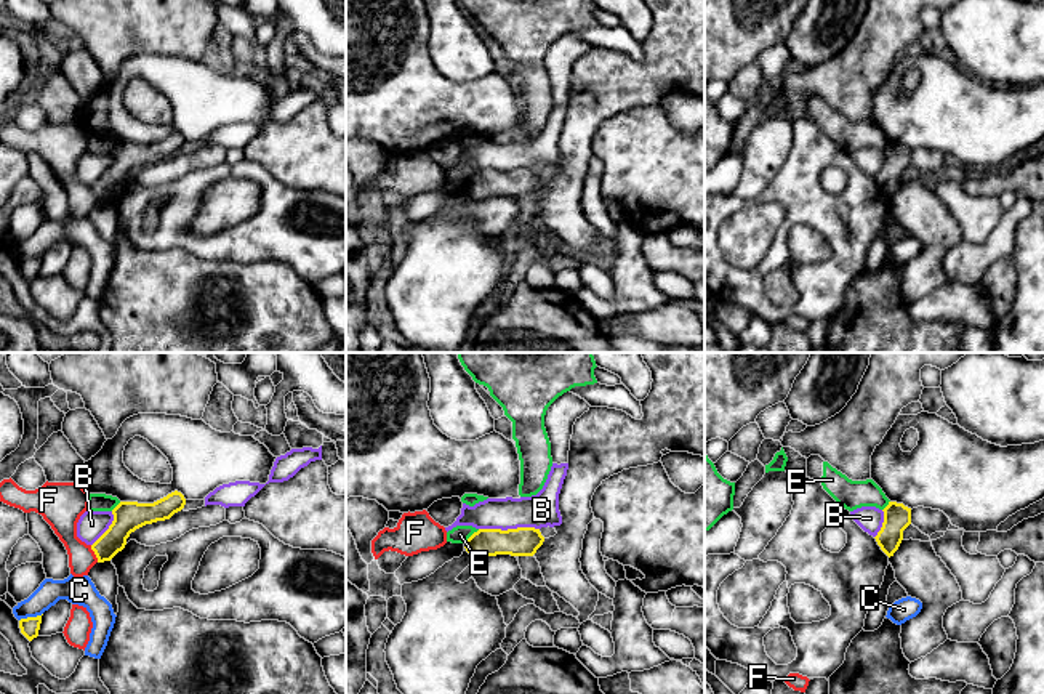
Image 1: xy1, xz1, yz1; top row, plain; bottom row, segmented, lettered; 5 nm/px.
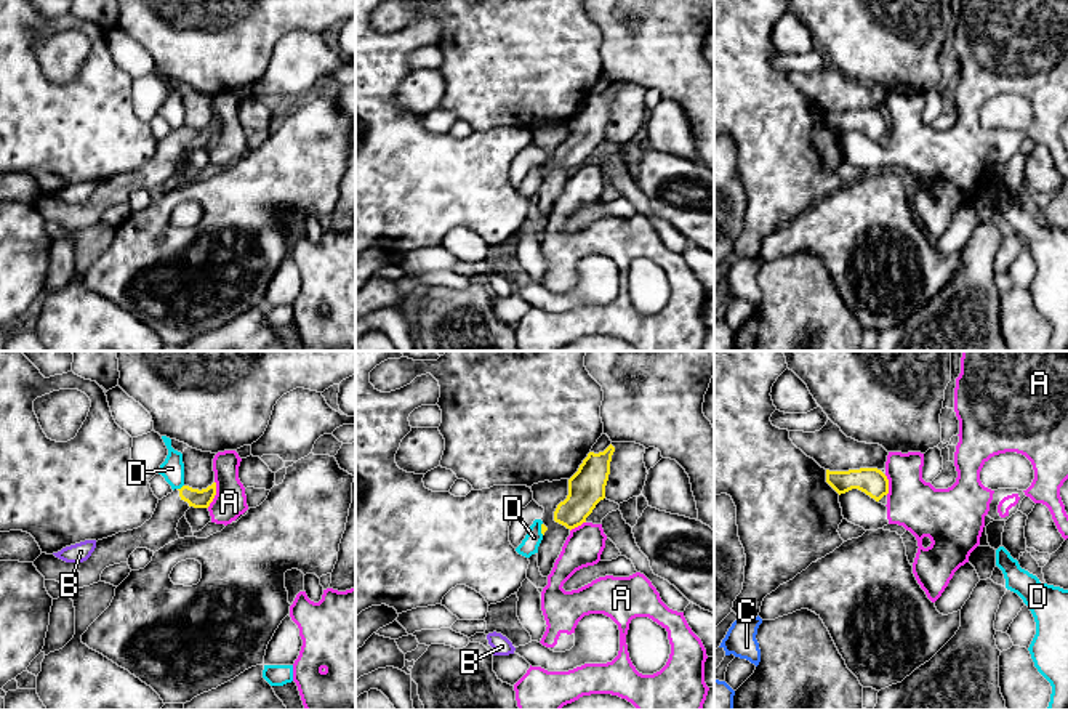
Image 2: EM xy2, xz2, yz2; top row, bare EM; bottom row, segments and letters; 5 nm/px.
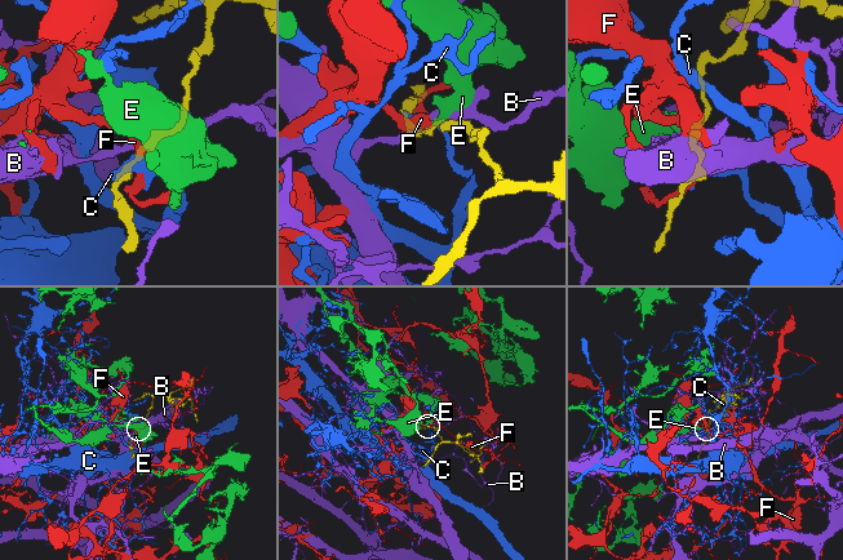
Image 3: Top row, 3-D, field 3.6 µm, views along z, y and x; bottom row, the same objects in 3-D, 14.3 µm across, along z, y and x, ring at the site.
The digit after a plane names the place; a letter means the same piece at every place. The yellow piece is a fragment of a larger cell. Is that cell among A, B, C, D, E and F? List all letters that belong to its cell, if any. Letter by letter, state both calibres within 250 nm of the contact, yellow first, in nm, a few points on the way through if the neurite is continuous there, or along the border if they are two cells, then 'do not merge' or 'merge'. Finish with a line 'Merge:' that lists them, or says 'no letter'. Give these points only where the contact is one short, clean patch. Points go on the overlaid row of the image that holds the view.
A: calibres 100 and 160 nm; border xy2 (215, 481), (215, 497), (207, 507); do not merge
B: calibres 140 and 170 nm; do not merge
C: calibres 100 and 120 nm; border xy1 (42, 613), (20, 621); do not merge
D: calibres 100 and 110 nm; do not merge
E: calibres 140 and 90 nm; border xz1 (479, 529), (463, 542); do not merge
F: calibres 150 and 160 nm; border xy1 (90, 545), (98, 561); do not merge
Merge: no letter

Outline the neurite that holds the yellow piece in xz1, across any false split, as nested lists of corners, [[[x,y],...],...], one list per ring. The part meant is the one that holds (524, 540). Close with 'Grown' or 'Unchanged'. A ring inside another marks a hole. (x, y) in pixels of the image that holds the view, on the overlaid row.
[[[535,527],[479,529],[464,542],[464,548],[474,559],[496,555],[533,556],[543,542],[544,537]]]. Unchanged

